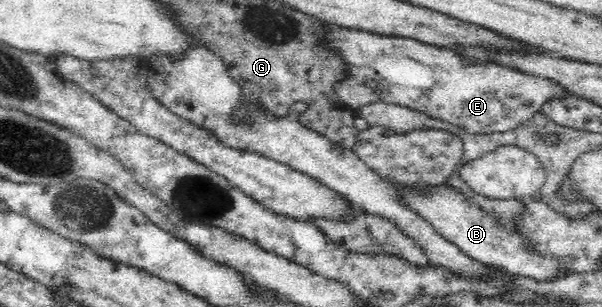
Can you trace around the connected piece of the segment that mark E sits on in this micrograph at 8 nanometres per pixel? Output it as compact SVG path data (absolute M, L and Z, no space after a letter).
M330 26L331 46L337 48L350 63L350 77L341 82L336 91L341 102L345 102L354 111L373 103L409 107L429 118L450 123L465 130L468 134L498 134L519 127L533 113L540 111L547 103L557 98L571 98L573 93L567 91L560 83L541 75L529 75L514 67L507 67L500 62L490 60L468 59L453 49L438 48L411 39L395 36L382 36L368 31L343 26Z

